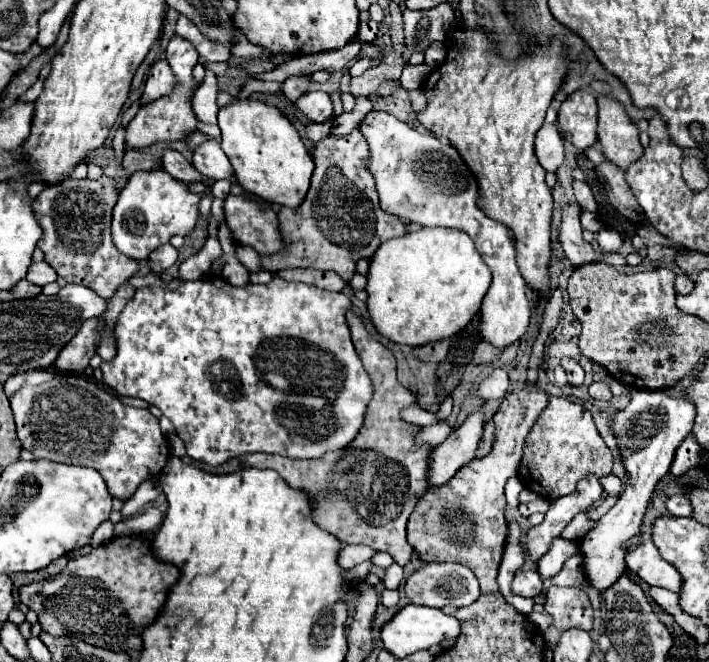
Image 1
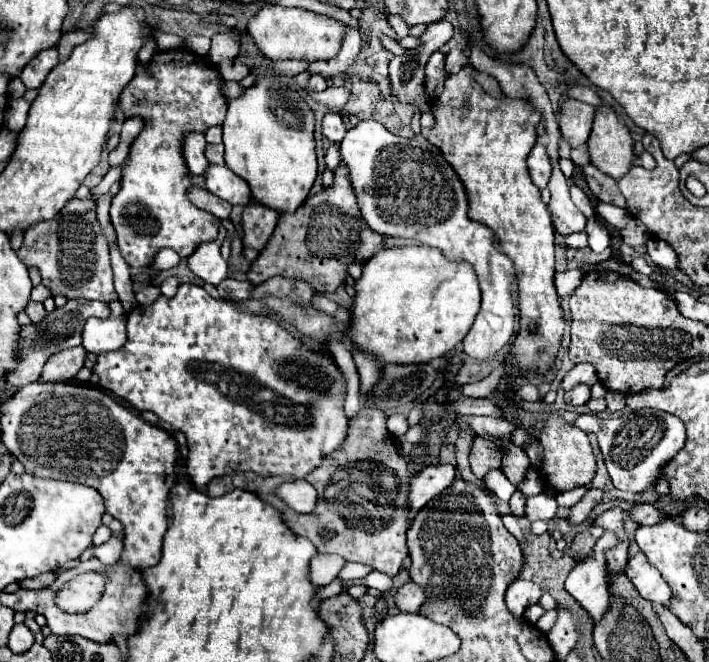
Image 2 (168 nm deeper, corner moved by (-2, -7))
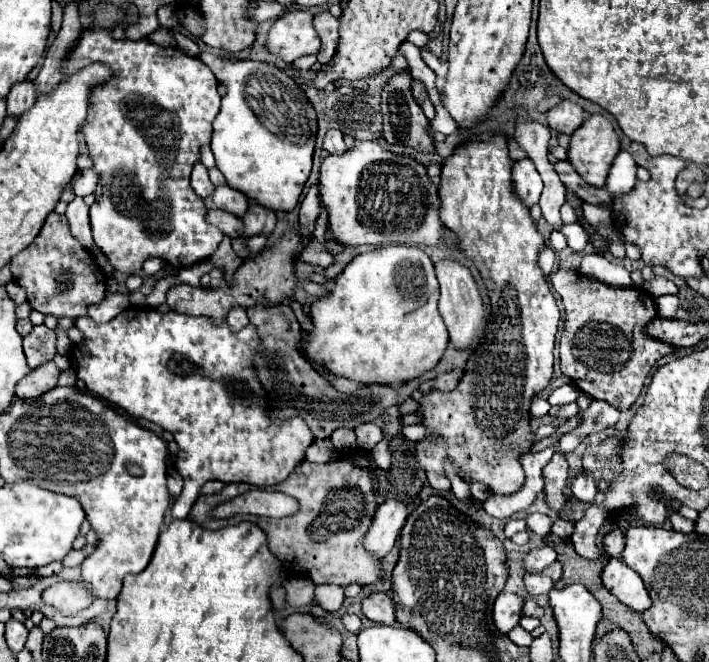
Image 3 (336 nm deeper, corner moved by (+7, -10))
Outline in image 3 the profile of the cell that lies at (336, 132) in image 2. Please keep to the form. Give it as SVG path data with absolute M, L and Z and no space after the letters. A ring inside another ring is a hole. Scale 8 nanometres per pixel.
M338 129L326 131L326 135L324 135L324 149L328 153L344 153L346 145L342 141L342 131L338 131Z

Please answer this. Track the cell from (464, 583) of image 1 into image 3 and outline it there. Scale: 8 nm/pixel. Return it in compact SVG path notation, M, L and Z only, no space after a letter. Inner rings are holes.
M374 593L368 599L362 601L362 611L368 619L384 623L384 625L394 625L396 623L396 611L394 611L394 601L388 593Z

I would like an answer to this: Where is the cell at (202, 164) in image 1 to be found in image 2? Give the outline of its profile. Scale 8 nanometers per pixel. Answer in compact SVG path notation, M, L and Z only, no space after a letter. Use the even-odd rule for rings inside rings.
M211 164L205 174L207 190L221 200L229 204L247 206L251 202L251 192L247 182L243 182L239 176L235 176L227 166L215 166Z

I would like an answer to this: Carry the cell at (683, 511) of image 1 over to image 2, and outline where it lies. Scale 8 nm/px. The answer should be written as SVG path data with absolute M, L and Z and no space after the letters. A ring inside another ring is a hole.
M633 504L629 508L629 518L633 522L637 522L639 526L651 526L651 524L663 520L665 516L651 504Z

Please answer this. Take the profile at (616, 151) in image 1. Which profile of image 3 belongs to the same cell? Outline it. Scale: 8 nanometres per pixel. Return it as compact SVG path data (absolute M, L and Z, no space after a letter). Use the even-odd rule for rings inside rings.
M590 115L572 133L568 161L594 187L604 187L614 157L620 153L620 139L604 115Z

